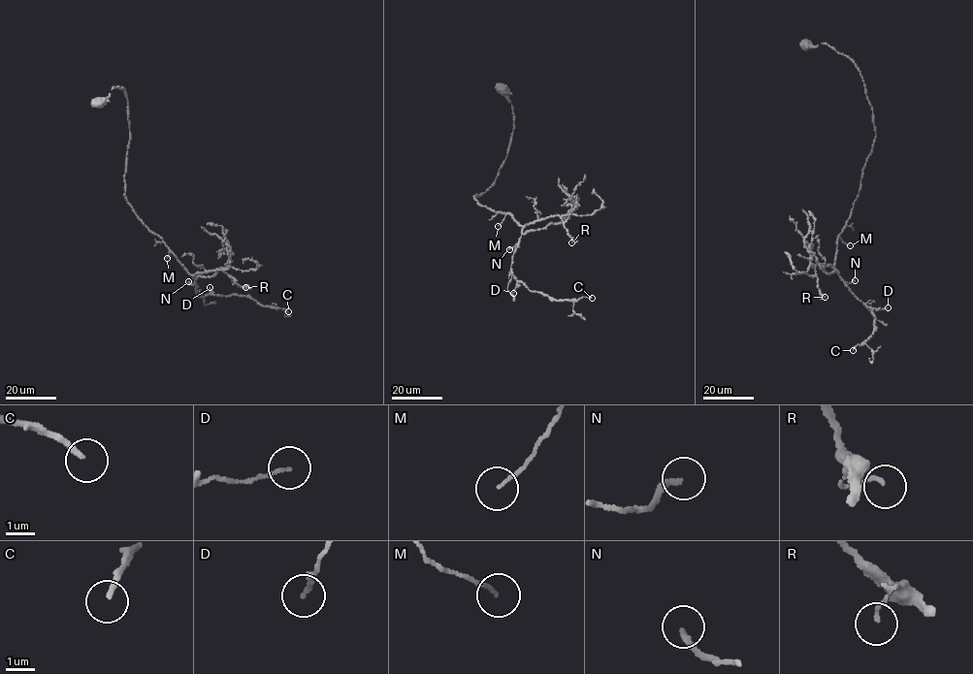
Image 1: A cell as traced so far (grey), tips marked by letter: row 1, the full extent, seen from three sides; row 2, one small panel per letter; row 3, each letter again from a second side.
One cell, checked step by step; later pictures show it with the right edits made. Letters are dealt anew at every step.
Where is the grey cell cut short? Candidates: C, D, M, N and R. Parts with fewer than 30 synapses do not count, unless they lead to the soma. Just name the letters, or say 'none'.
C

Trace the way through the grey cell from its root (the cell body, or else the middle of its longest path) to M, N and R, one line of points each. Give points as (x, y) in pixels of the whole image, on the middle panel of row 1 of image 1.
M: (502, 88), (507, 93), (513, 116), (510, 144), (494, 182), (473, 198), (481, 207), (507, 213), (498, 226)
N: (502, 88), (513, 116), (510, 144), (494, 182), (473, 198), (522, 226), (509, 249)
R: (502, 88), (513, 116), (510, 144), (494, 182), (473, 199), (511, 214), (523, 226), (560, 215), (571, 242)

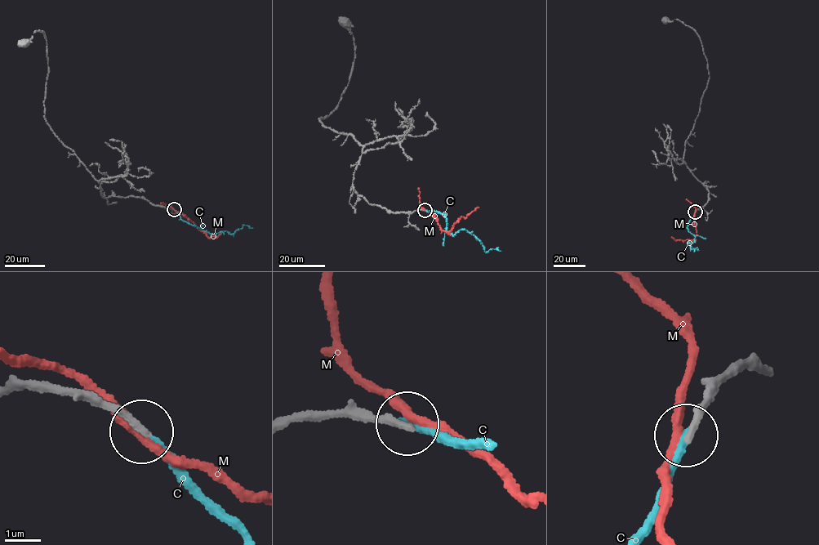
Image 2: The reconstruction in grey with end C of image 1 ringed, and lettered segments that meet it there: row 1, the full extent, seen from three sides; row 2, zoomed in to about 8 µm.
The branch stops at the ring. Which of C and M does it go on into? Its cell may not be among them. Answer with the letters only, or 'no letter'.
C

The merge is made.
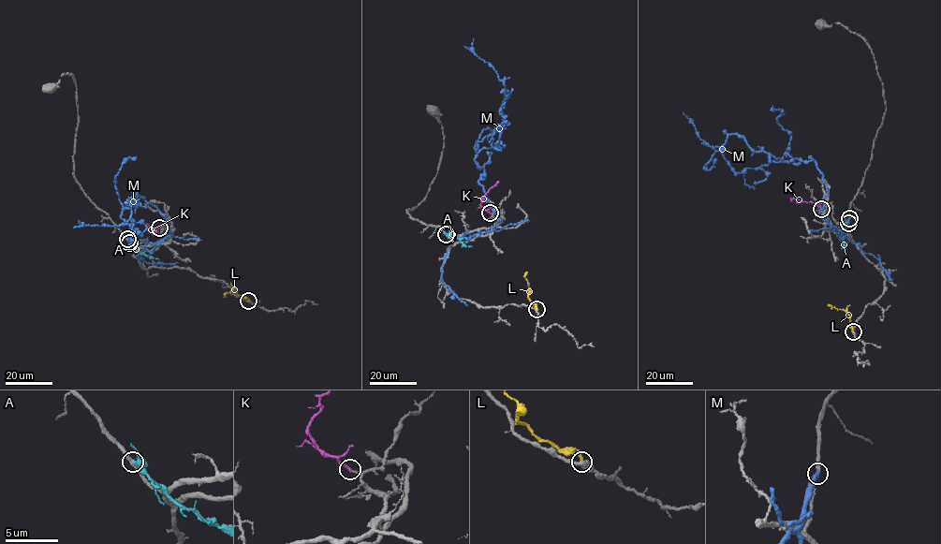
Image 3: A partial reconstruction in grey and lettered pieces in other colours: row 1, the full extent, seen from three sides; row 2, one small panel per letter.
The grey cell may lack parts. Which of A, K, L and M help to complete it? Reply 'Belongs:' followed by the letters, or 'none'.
Belongs: K

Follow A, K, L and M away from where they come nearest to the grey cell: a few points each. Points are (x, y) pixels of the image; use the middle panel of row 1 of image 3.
A: (447, 235), (472, 245)
K: (490, 213), (482, 207), (480, 201), (498, 182)
L: (536, 309), (529, 299), (527, 272)
M: (446, 233), (466, 240), (500, 220), (475, 156), (498, 140), (507, 97), (473, 38)

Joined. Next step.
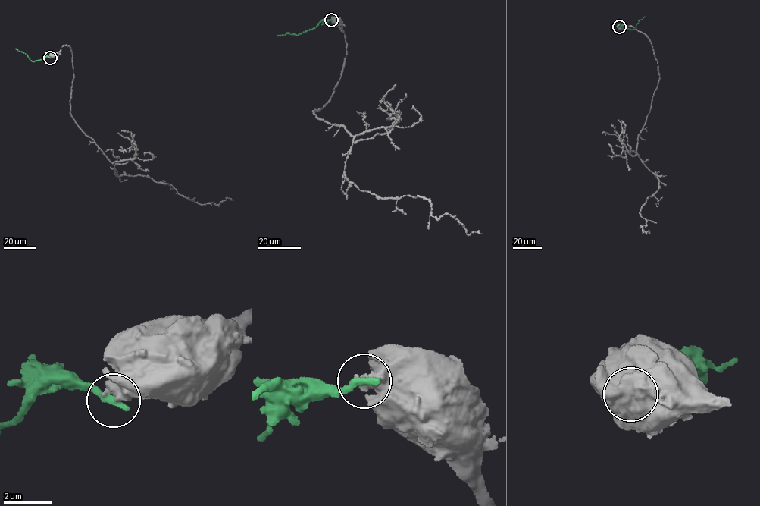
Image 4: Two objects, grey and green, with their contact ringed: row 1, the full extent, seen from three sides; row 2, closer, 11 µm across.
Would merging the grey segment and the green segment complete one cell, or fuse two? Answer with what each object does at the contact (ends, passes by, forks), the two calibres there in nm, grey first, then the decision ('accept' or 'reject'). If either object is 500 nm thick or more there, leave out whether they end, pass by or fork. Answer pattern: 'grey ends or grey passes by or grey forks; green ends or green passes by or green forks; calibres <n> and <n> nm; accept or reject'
calibres 750 and 360 nm; reject

